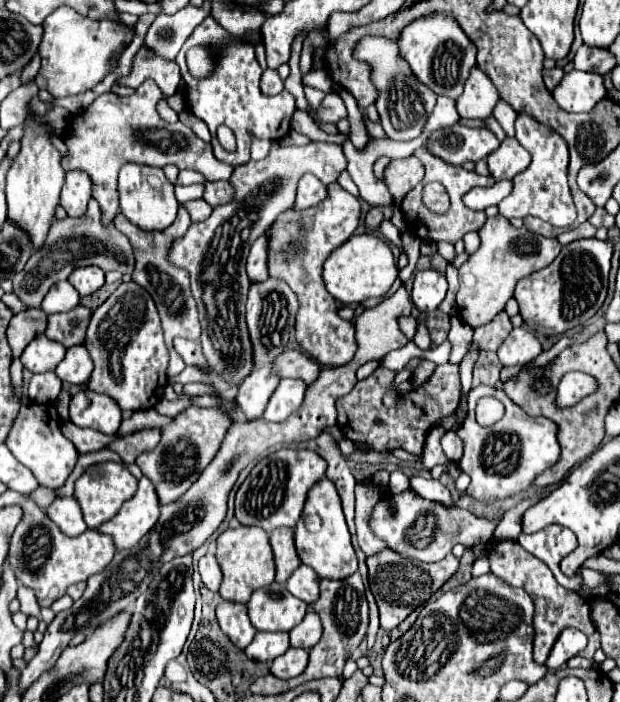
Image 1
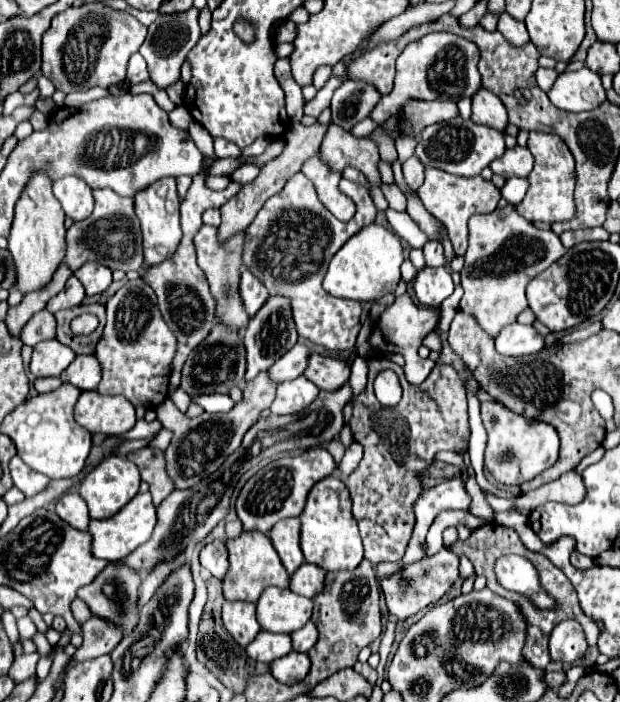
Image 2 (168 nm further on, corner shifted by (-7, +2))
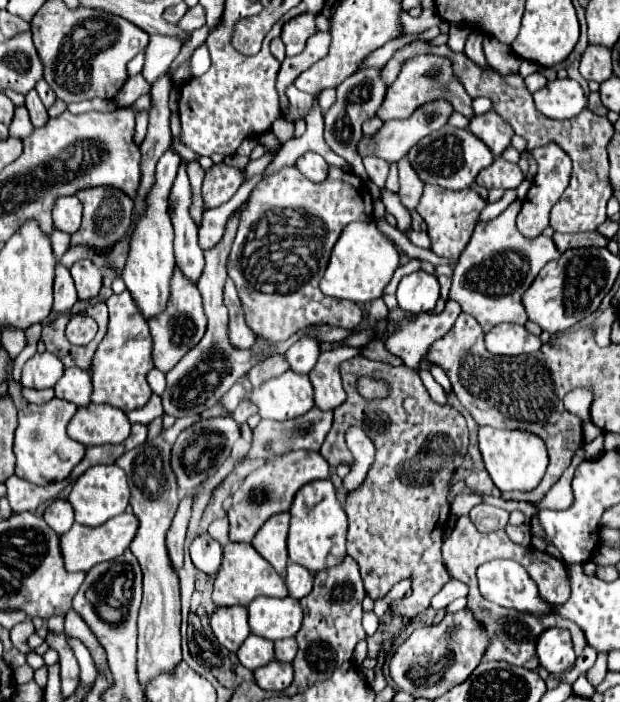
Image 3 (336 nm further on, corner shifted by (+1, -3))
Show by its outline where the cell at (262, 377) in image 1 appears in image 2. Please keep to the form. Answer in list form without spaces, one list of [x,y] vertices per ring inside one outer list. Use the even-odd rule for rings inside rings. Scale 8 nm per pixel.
[[[298,342],[294,348],[290,348],[288,354],[284,354],[284,356],[270,368],[272,380],[284,382],[284,380],[298,378],[300,374],[304,374],[304,368],[308,366],[308,356],[310,356],[308,346],[302,344],[302,342]]]

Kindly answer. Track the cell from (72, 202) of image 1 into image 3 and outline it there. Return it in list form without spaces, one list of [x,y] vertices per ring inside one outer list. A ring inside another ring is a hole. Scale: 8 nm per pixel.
[[[60,197],[52,209],[54,227],[66,233],[76,233],[82,219],[82,205],[78,197]]]

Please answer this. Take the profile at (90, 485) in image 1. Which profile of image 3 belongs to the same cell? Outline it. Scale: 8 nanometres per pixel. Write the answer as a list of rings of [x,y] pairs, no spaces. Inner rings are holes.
[[[94,465],[82,477],[76,479],[68,501],[74,507],[76,521],[86,527],[98,527],[104,521],[124,513],[130,499],[130,487],[126,481],[126,473],[118,465]]]

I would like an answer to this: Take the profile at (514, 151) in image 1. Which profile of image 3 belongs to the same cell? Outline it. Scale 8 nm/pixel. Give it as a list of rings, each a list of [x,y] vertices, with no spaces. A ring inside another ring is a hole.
[[[496,157],[494,163],[486,169],[482,169],[476,177],[476,183],[492,189],[492,187],[500,187],[500,189],[514,189],[522,183],[524,173],[516,163],[504,161],[502,157]]]

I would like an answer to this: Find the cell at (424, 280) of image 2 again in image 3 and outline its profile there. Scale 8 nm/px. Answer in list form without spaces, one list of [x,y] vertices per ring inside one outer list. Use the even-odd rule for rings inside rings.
[[[414,271],[402,277],[398,291],[398,305],[411,313],[432,311],[440,298],[440,284],[434,275]]]

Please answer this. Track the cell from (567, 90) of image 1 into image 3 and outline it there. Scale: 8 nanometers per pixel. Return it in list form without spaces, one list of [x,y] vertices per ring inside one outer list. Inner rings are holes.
[[[556,79],[534,93],[534,103],[538,111],[544,113],[546,117],[562,121],[580,115],[586,109],[588,99],[578,81]]]

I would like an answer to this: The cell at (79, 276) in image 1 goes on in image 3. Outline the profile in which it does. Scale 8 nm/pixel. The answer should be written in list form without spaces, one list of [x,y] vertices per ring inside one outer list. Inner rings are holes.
[[[90,259],[76,261],[70,273],[78,289],[78,299],[92,299],[98,295],[102,287],[102,271]]]

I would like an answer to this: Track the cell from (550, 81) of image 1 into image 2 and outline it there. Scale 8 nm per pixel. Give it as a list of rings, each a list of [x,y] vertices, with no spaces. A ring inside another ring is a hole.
[[[538,68],[538,70],[536,70],[536,82],[538,82],[538,86],[540,86],[544,92],[550,90],[550,86],[554,84],[556,78],[558,78],[556,70],[548,70],[548,68]]]

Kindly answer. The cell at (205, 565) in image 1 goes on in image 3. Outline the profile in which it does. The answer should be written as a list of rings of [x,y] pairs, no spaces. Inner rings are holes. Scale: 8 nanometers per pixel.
[[[204,533],[192,541],[190,557],[196,569],[200,569],[206,575],[216,575],[222,563],[222,547],[208,533]]]

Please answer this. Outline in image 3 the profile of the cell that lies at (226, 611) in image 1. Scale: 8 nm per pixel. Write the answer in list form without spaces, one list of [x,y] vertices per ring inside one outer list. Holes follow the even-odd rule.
[[[216,607],[212,619],[210,619],[212,631],[220,645],[224,645],[228,651],[238,651],[238,647],[244,643],[244,639],[250,635],[248,627],[248,613],[246,607]]]

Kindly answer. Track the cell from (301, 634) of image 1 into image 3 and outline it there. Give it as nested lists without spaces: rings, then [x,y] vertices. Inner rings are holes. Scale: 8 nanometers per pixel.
[[[280,639],[280,641],[274,641],[274,649],[276,649],[276,659],[278,661],[292,661],[298,653],[298,643],[296,639]]]

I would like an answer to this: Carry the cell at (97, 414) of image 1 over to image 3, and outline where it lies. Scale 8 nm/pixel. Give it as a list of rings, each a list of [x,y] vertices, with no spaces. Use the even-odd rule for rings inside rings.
[[[90,403],[76,409],[76,415],[68,423],[68,435],[86,447],[114,445],[130,435],[130,421],[114,405]]]

